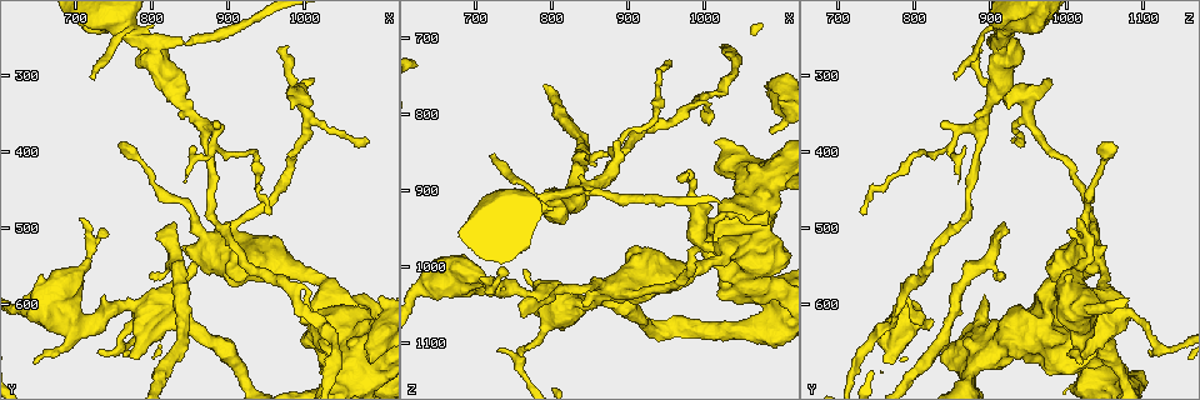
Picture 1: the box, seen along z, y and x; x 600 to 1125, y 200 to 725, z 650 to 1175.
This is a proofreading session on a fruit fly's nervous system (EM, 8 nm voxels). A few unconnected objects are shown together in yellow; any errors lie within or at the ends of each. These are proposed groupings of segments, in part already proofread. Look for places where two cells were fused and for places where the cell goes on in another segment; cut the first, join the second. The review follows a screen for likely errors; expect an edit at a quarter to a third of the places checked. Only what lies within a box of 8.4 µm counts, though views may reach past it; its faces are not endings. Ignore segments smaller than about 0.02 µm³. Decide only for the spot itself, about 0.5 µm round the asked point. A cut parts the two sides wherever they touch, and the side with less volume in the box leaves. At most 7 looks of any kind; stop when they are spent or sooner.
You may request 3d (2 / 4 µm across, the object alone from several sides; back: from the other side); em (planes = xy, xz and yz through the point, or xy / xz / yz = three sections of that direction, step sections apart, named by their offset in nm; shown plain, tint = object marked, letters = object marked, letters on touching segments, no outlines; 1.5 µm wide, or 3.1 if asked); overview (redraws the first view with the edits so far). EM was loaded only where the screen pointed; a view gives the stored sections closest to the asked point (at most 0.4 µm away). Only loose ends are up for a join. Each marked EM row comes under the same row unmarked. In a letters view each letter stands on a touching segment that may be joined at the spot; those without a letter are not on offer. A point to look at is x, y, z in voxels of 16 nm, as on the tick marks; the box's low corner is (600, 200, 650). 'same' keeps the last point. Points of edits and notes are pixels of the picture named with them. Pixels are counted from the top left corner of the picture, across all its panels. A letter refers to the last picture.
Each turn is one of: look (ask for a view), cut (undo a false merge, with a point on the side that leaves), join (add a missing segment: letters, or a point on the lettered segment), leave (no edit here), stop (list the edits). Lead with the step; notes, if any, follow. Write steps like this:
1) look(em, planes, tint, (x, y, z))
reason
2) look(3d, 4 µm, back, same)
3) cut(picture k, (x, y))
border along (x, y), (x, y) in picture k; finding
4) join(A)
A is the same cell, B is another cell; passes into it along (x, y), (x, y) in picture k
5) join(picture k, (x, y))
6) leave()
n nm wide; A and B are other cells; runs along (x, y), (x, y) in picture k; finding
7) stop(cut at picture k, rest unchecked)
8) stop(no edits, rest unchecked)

look(em, yz, step 8, letters, (810, 505, 915))
branch stops here

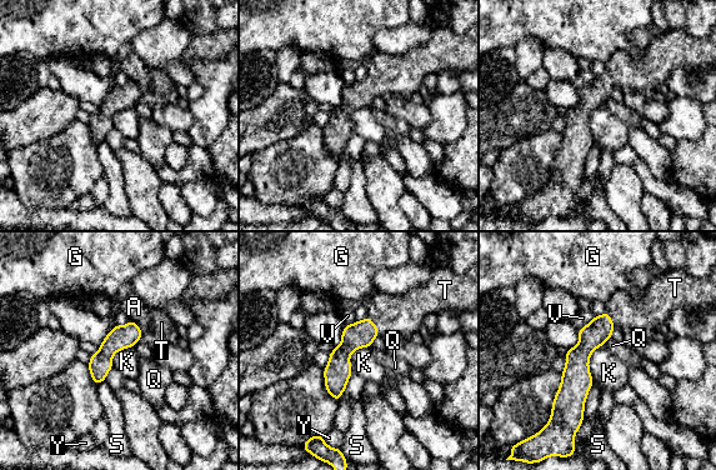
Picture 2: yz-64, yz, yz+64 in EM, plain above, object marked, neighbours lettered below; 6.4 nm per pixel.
join(T)
T is the same cell, A, G, K, Q, S, V and Y are other cells; passes into it along (360, 334), (375, 325), (404, 315) in picture 2; the cell continues

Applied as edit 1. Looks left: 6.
look(em, planes, letters, (845, 560, 1055))
sudden change in width

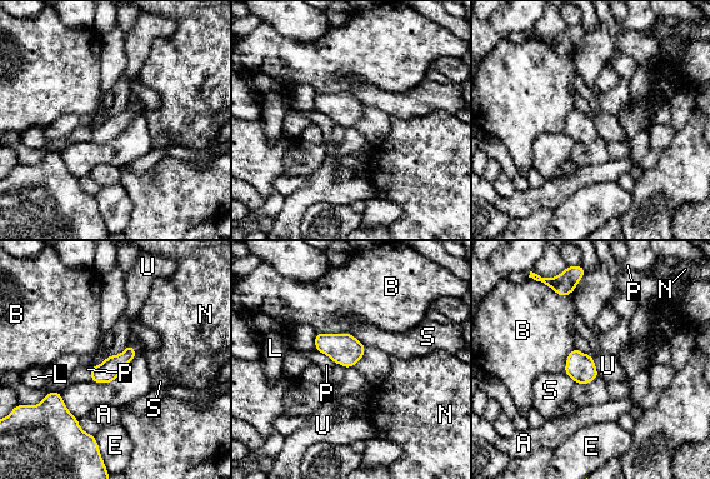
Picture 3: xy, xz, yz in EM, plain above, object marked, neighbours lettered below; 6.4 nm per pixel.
leave()
140 nm wide; A, B, E, L, N, P, S and U are other cells; border along (590, 354), (599, 374) in picture 3; one cell here

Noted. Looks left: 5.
look(3d, 2 µm, (1090, 670, 755))
thick end

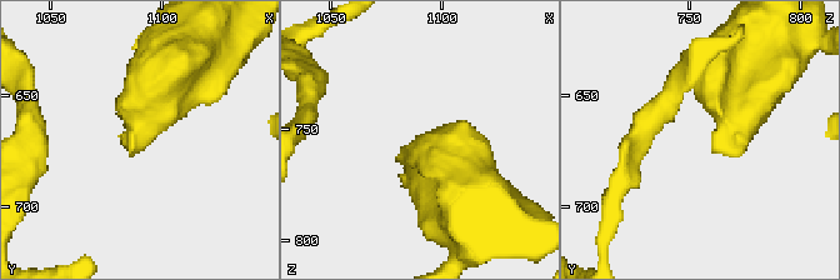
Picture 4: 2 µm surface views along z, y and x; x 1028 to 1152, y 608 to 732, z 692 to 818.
look(em, xy, step 8, letters, (1087, 673, 760))
need the tissue

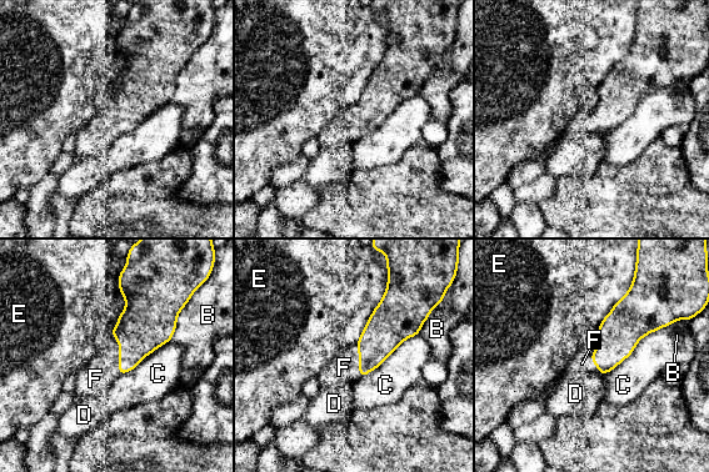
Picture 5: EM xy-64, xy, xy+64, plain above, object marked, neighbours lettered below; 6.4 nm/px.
look(em, planes, letters, same)
another direction

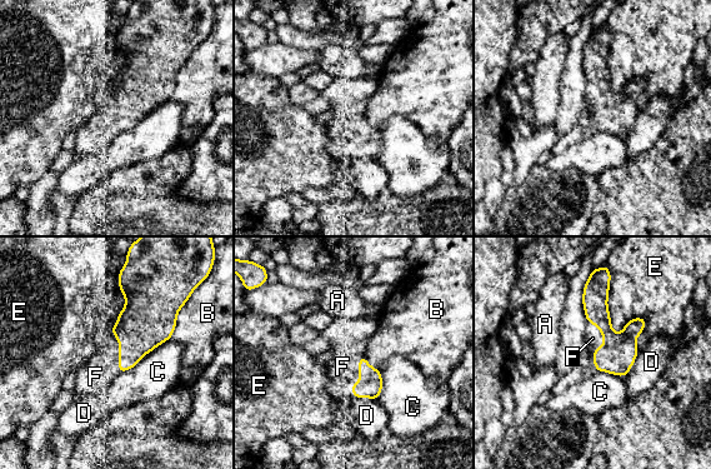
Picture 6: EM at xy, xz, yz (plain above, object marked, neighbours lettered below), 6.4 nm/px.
join(F)
F is the same cell, A, B, C, D and E are other cells; the cell continues

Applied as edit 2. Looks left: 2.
stop(join at picture 2, join at picture 6, rest unchecked)

